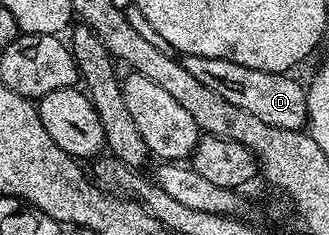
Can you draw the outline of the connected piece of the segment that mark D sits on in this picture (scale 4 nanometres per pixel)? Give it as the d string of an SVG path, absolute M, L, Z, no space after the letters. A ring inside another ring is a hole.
M185 55L181 61L197 81L213 89L215 93L220 93L230 104L256 116L258 120L293 131L301 131L308 126L307 87L291 78L293 76L282 72L249 69L248 66L225 61L223 58Z

